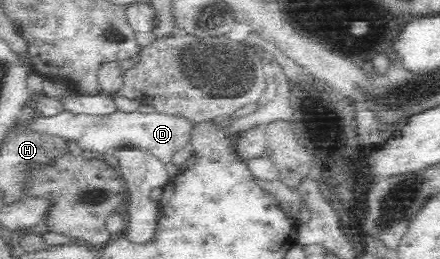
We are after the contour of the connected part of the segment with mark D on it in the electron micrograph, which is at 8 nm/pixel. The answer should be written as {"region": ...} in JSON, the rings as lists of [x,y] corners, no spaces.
{"region":[[[63,111],[57,116],[39,119],[37,127],[42,132],[54,132],[59,136],[65,136],[76,145],[80,152],[98,153],[103,157],[107,152],[112,152],[119,147],[131,147],[147,151],[157,157],[161,162],[170,166],[172,156],[181,148],[185,148],[192,139],[195,122],[185,115],[153,112],[122,112],[117,111],[109,115],[80,114]]]}

